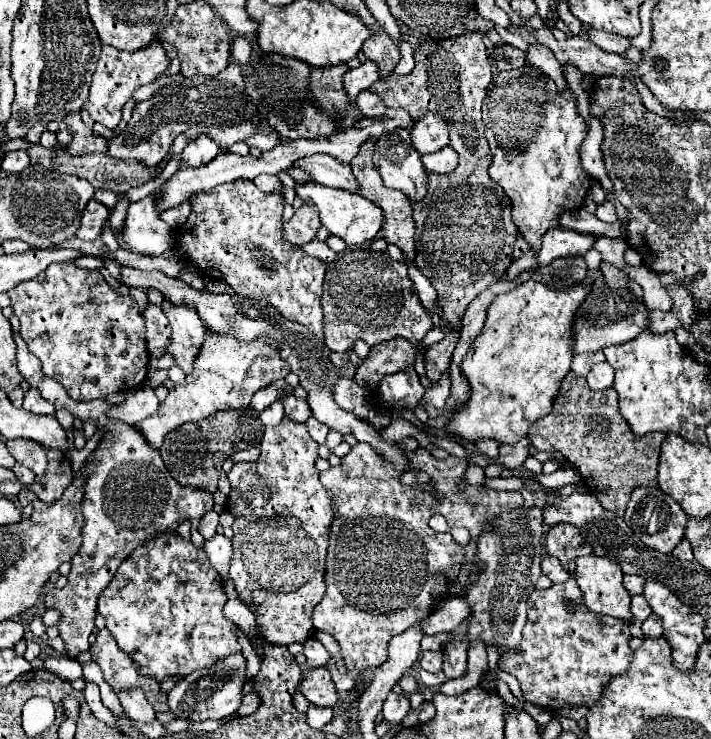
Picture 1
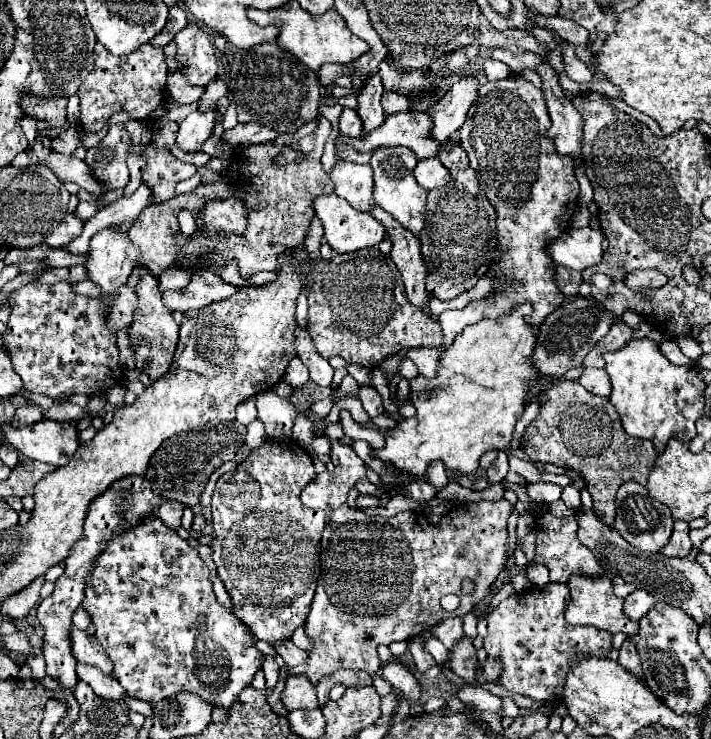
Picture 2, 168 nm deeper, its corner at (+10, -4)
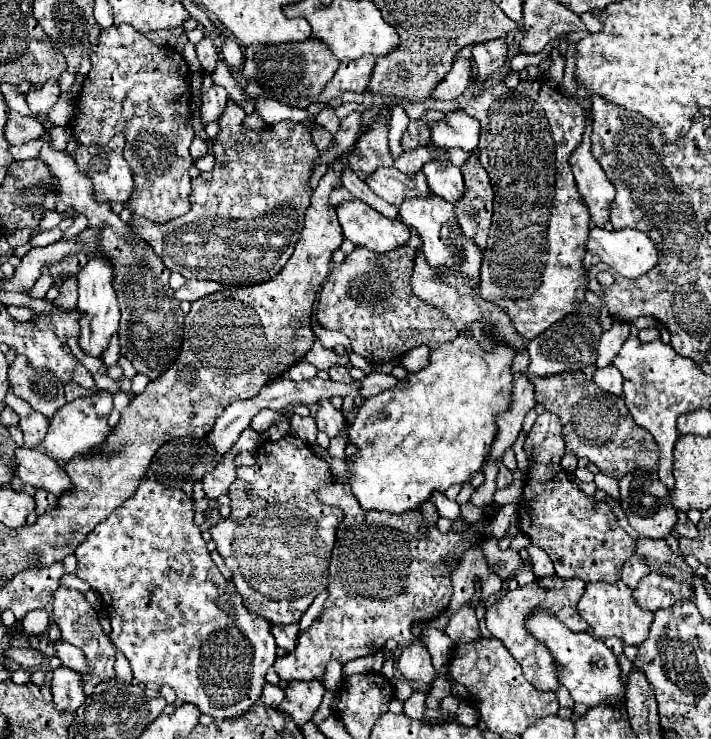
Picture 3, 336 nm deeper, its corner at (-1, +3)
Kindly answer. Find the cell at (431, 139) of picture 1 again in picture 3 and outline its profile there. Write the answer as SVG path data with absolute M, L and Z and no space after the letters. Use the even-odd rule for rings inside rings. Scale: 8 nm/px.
M506 38L474 44L472 46L472 60L474 60L476 70L478 70L476 88L482 88L482 82L486 82L486 78L492 76L496 70L500 70L508 60Z

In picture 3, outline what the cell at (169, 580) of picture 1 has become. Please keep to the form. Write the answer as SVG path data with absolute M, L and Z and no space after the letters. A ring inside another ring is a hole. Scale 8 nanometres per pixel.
M142 480L140 486L136 488L134 496L128 498L120 508L116 508L116 512L112 512L112 516L108 516L108 520L100 522L100 526L92 534L88 534L88 540L84 540L84 544L80 544L74 554L78 558L76 576L82 578L84 582L88 582L92 586L92 590L96 590L102 596L102 602L104 602L104 608L108 612L108 620L112 626L110 640L128 658L132 676L140 684L148 684L148 682L156 682L160 686L168 684L170 688L174 688L178 698L182 698L188 704L194 704L196 708L200 708L202 714L210 714L216 722L228 720L232 716L242 716L262 696L262 688L266 684L266 680L264 680L266 670L276 660L276 642L272 638L270 624L264 618L248 612L248 608L244 608L242 596L240 596L240 592L236 592L236 586L232 584L232 580L226 580L220 574L220 570L216 568L216 564L212 562L206 542L202 538L200 526L194 524L194 500L182 488L164 488L162 484L156 484L152 480Z

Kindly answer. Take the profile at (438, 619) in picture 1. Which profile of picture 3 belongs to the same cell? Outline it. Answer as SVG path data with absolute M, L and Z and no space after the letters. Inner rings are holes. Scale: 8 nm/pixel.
M378 652L376 656L356 658L356 660L352 660L352 662L348 662L348 664L342 666L342 676L348 678L348 676L352 676L352 674L358 674L358 672L370 672L370 670L372 670L372 672L380 672L384 660L386 660L386 658L382 656L382 652Z

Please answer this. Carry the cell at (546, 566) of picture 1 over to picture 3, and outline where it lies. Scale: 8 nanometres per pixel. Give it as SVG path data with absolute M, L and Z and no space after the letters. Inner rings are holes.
M528 546L528 554L532 558L532 572L540 578L544 576L552 576L554 568L552 568L552 560L546 556L546 552L542 552L536 546Z

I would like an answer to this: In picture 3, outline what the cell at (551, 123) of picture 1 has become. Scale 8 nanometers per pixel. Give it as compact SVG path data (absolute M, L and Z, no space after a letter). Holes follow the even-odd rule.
M536 80L520 82L514 90L508 90L504 84L486 86L470 100L464 112L482 126L478 144L480 162L494 188L494 216L484 250L478 292L484 300L498 304L510 316L522 338L532 340L570 312L578 312L586 294L586 268L582 260L590 216L568 164L572 150L576 150L582 140L584 110L576 100L564 98L560 90L552 88L546 80Z

